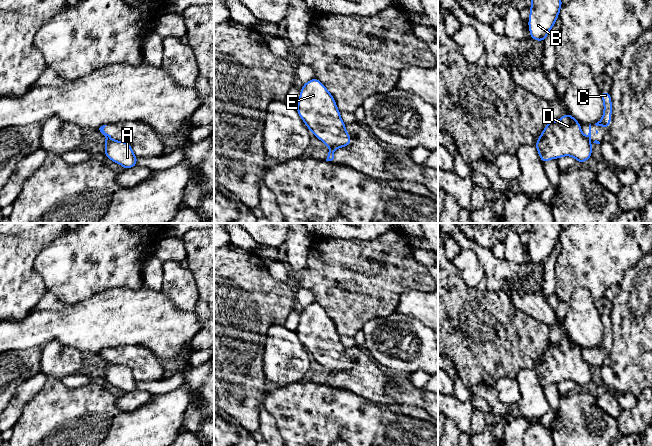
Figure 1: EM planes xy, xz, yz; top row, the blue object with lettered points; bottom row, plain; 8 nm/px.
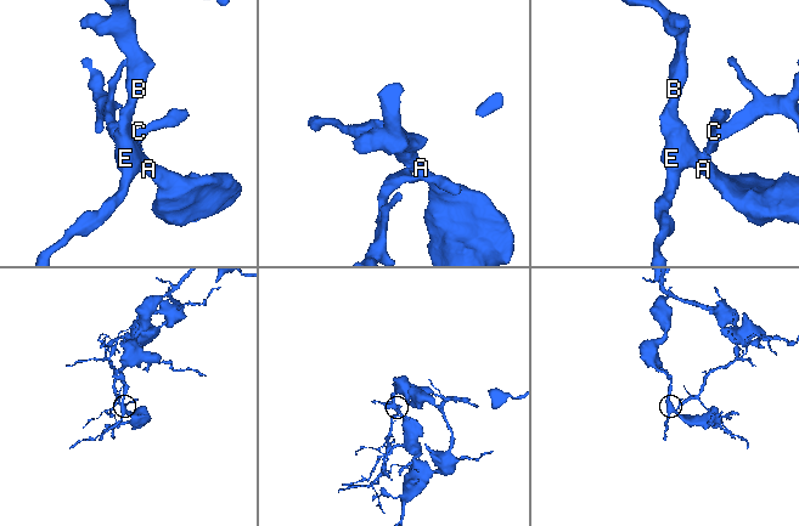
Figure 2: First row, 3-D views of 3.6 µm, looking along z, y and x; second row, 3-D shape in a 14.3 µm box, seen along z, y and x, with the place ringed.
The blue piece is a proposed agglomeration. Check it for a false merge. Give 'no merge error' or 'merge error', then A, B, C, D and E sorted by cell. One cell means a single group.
merge error; A B D E / C

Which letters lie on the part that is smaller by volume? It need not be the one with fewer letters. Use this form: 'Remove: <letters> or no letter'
Remove: C

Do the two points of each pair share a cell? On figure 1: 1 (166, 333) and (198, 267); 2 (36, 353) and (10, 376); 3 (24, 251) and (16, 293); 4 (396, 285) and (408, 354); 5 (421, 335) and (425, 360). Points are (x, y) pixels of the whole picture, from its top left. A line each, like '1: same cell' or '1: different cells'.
1: different cells
2: same cell
3: same cell
4: different cells
5: same cell

